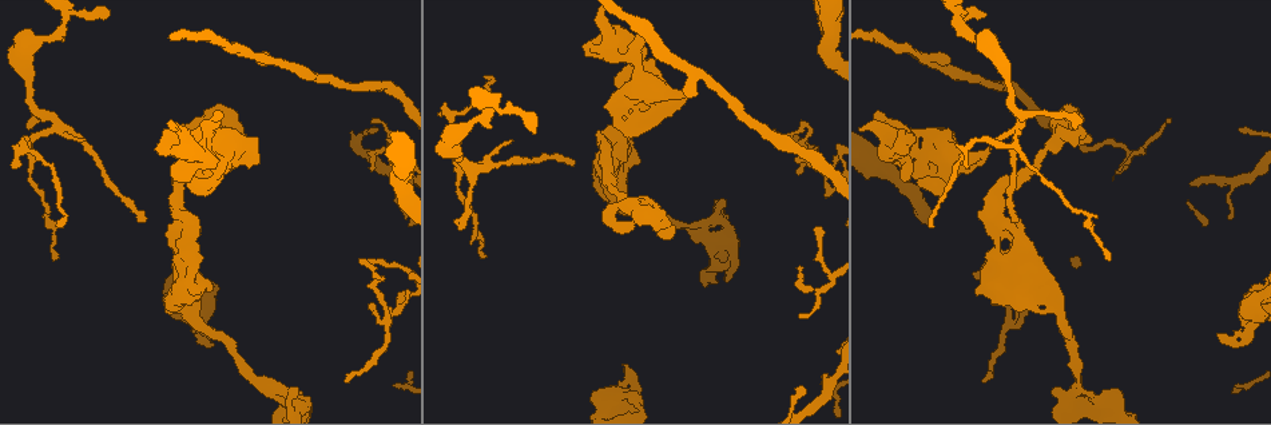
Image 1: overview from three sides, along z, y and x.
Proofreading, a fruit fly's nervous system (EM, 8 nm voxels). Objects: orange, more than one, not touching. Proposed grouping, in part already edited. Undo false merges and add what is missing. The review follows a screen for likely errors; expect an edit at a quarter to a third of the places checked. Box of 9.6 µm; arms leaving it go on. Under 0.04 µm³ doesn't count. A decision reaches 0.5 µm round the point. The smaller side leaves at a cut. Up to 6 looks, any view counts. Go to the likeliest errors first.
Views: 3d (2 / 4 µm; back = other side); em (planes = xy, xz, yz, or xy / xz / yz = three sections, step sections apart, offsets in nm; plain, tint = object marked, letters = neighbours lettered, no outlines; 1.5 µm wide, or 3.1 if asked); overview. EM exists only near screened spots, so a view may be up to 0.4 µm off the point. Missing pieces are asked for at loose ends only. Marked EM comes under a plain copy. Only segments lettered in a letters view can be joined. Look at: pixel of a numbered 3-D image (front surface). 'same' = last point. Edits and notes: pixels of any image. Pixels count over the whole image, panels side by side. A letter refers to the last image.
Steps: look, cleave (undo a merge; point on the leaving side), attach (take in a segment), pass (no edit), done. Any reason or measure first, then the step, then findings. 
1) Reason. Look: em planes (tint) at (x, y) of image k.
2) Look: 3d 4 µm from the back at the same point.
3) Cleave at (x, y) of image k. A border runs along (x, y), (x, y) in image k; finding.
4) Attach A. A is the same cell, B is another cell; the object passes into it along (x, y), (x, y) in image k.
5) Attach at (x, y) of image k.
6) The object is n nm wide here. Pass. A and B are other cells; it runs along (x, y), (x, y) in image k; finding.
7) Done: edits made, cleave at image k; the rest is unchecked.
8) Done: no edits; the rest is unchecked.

Tapers out. Look: em planes (letters) at (984, 379) of image 1.

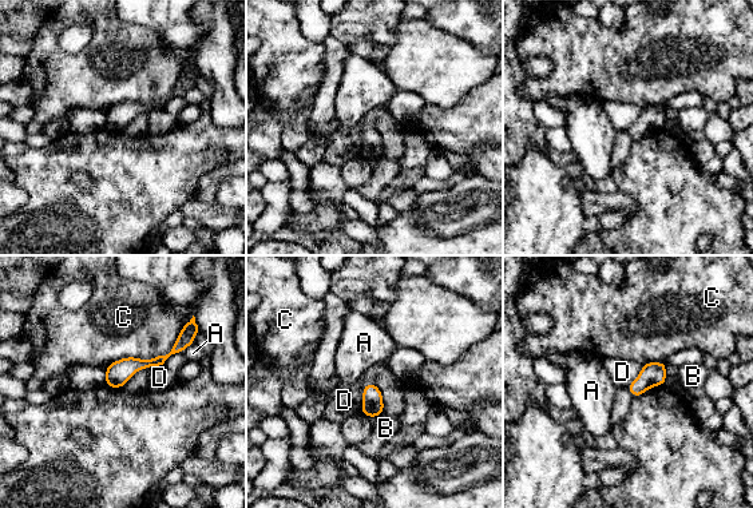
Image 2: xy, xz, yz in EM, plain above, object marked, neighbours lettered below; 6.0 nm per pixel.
Pass. A, B, C and D are other cells; a border runs along (373, 383), (364, 387), (360, 412) in image 2; none of them fits.

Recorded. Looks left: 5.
Branch stops here. Look: 3d 4 µm at (81, 141) of image 1.

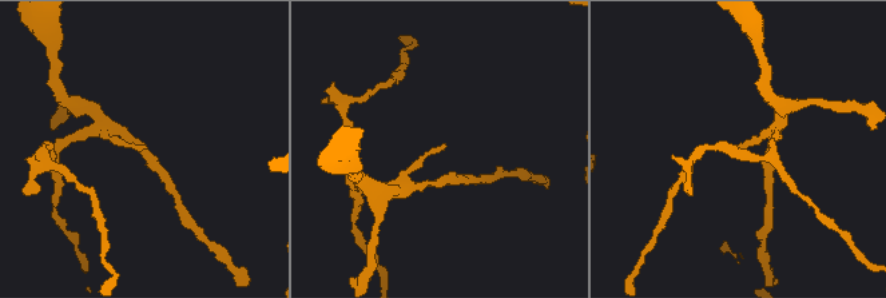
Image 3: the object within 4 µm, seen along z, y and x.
Look: em planes (letters) at (144, 146) of image 3.

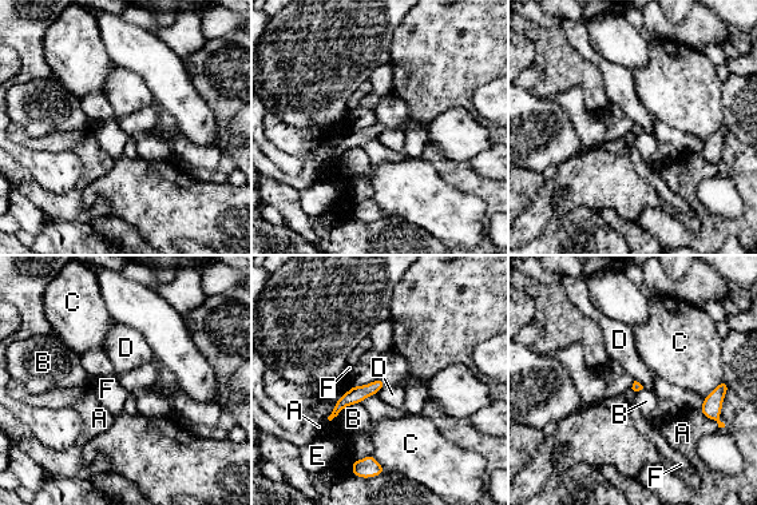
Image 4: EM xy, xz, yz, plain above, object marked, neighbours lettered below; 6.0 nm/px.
Pass. A, B, C, D, E and F are other cells; none of them fits.

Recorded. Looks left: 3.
Thick turns thin. Look: em planes (letters) at (624, 400) of image 1.

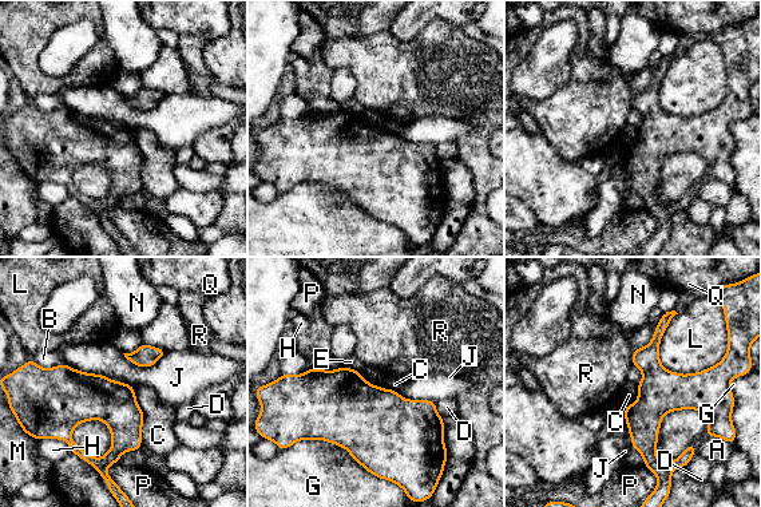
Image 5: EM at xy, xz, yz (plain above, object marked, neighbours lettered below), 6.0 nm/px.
Pass. A, B, C, D, E, G, H, J, L, M, N, P, Q and R are other cells; one neuron here.

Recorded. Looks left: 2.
Done: no edits; the rest is unchecked.

